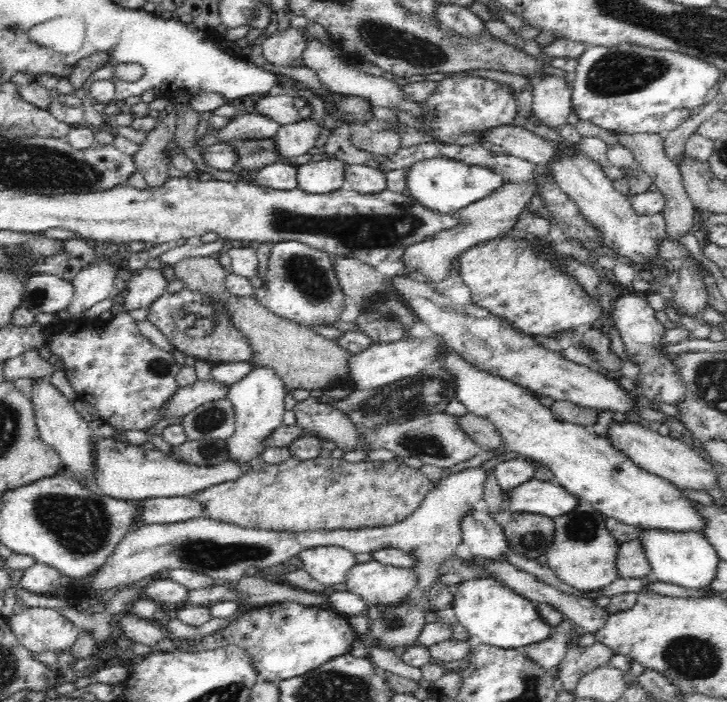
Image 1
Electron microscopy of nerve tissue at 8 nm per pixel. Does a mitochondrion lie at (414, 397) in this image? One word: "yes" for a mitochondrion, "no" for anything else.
yes

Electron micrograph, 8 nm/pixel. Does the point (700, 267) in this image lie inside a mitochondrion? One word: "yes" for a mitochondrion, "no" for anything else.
no

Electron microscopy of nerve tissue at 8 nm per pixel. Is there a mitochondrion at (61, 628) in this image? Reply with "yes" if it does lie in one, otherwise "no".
no

